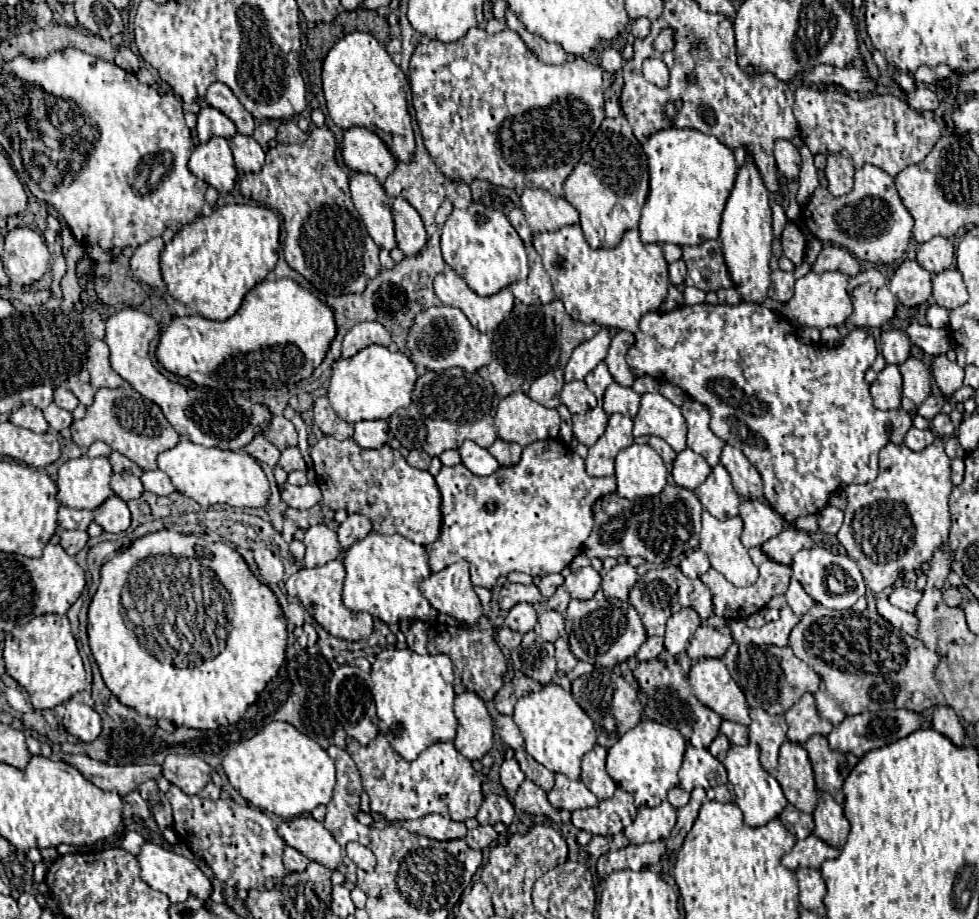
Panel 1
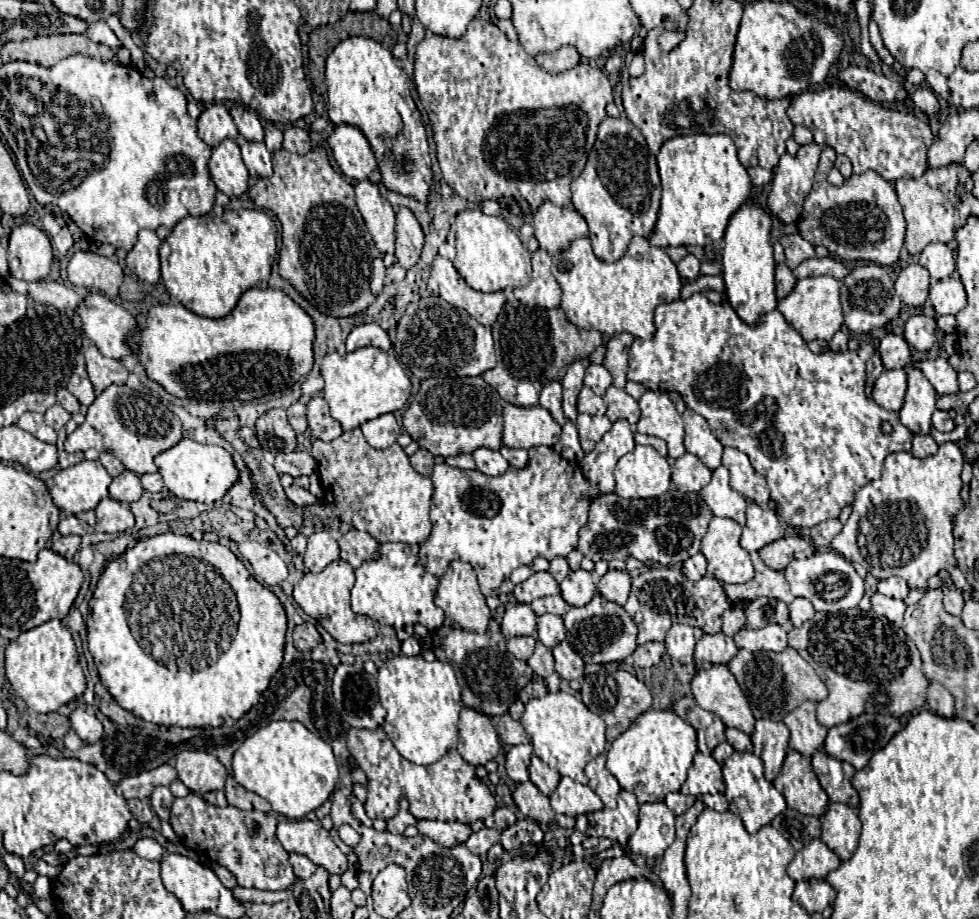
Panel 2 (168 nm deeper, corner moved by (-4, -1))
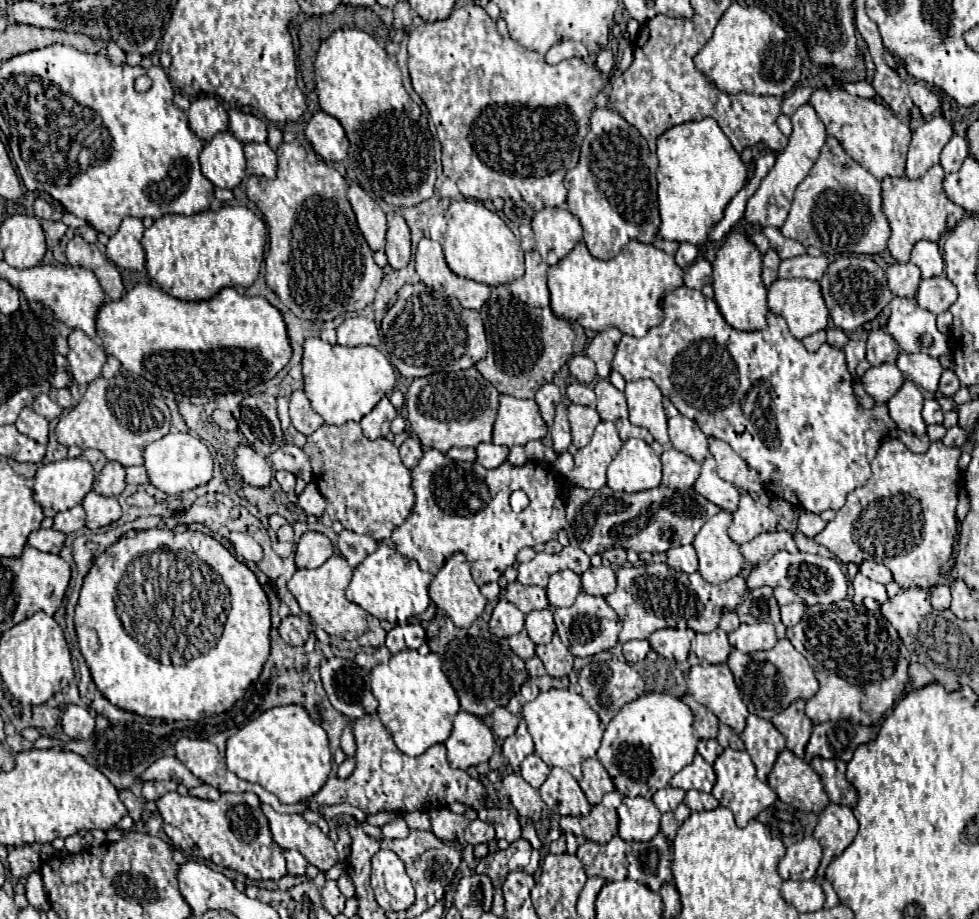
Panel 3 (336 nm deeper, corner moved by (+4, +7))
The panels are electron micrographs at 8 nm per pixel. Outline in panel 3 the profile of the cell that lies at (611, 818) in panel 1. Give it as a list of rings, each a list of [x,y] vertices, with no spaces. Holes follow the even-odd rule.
[[[618,791],[604,795],[601,803],[594,805],[588,817],[561,816],[559,825],[566,834],[584,835],[594,843],[608,843],[618,833],[617,807],[622,801]]]

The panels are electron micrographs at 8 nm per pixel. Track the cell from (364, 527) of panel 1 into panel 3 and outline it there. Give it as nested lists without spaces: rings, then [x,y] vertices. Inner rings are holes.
[[[344,529],[338,535],[338,549],[342,553],[342,557],[352,565],[360,565],[360,561],[364,561],[366,555],[374,553],[378,547],[378,543],[370,537],[370,535],[358,535],[354,531]]]

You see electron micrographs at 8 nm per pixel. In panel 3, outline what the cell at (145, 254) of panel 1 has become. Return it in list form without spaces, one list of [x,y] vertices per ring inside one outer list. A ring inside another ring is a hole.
[[[126,217],[120,225],[120,229],[110,237],[106,243],[106,255],[108,259],[118,265],[120,269],[128,271],[142,271],[144,269],[144,249],[140,245],[144,233],[144,225],[136,217]]]

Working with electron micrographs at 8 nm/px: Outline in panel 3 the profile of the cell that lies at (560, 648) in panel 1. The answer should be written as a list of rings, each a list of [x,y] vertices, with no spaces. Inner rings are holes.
[[[556,633],[548,645],[536,647],[536,655],[544,663],[550,677],[564,677],[572,671],[574,655],[566,649],[566,645],[560,641],[560,637]]]

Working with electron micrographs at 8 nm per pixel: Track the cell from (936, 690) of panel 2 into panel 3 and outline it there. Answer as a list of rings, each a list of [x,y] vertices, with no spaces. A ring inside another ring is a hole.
[[[910,663],[908,675],[910,675],[910,681],[912,681],[914,689],[920,689],[920,687],[924,687],[924,685],[928,685],[928,683],[934,681],[932,673],[924,665],[920,665],[920,663]]]

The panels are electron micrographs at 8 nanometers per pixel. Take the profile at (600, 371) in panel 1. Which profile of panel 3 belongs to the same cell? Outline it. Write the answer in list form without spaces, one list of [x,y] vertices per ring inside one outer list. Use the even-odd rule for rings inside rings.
[[[574,355],[568,361],[568,371],[572,377],[576,377],[584,385],[590,385],[596,379],[596,365],[586,355]]]

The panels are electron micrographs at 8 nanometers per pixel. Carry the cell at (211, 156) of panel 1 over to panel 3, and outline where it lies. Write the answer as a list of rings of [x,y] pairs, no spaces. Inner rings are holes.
[[[218,133],[200,153],[202,173],[216,185],[234,189],[246,175],[246,159],[242,143],[230,133]]]

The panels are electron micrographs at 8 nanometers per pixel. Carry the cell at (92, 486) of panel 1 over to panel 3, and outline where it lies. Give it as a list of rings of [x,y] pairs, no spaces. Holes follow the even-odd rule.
[[[80,457],[42,465],[34,475],[34,501],[54,511],[72,509],[92,491],[92,481],[94,469]]]

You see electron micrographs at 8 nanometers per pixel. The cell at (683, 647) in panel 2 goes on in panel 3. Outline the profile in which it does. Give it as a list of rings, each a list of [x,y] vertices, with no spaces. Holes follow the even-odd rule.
[[[660,629],[656,633],[652,633],[650,647],[666,657],[666,659],[674,659],[674,661],[686,661],[688,653],[690,653],[690,641],[694,637],[692,629],[680,631],[680,629]]]

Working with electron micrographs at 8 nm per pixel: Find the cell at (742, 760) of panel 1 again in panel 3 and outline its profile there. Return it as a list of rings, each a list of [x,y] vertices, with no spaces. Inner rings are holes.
[[[724,749],[724,753],[714,761],[714,771],[716,771],[716,783],[712,789],[712,795],[718,799],[718,803],[734,813],[736,825],[746,827],[750,819],[758,817],[760,811],[768,809],[778,797],[770,789],[768,783],[762,783],[756,777],[756,767],[746,751],[734,751],[734,749]]]

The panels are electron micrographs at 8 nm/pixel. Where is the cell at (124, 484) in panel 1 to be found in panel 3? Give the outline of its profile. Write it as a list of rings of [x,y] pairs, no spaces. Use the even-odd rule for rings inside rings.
[[[108,461],[94,479],[94,491],[104,497],[118,497],[126,487],[126,471],[118,461]]]

